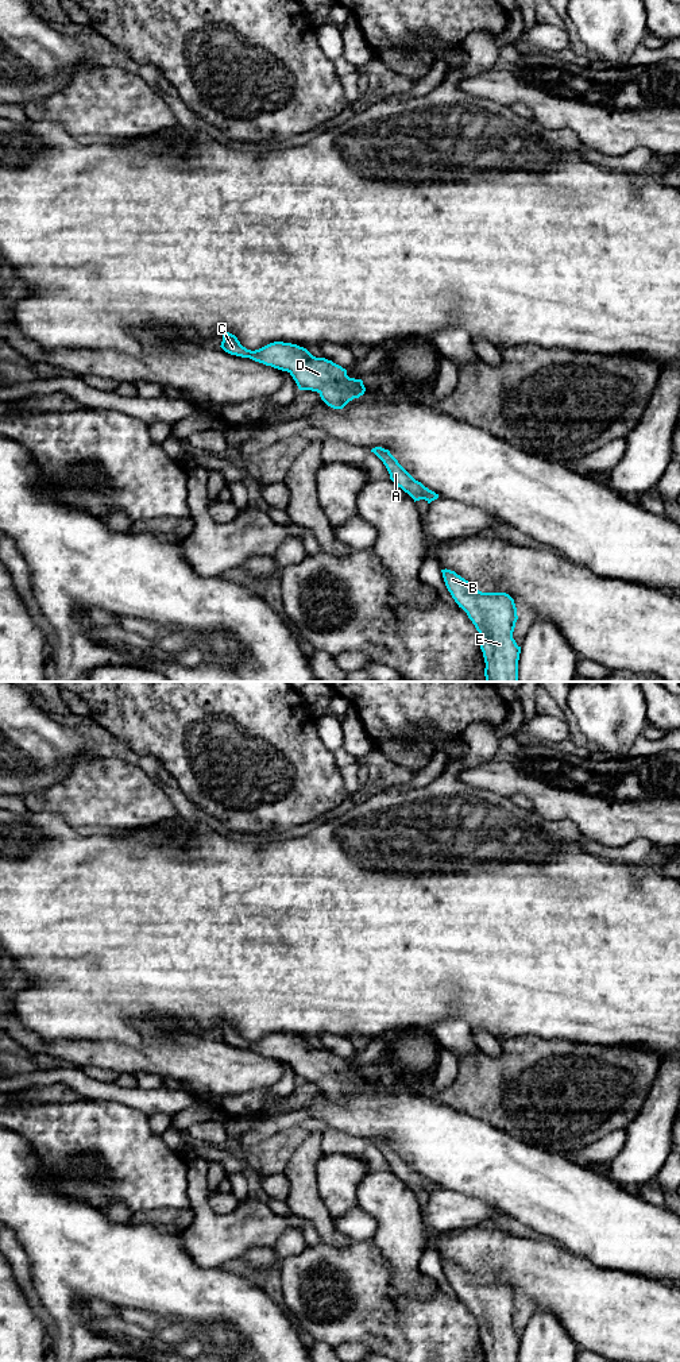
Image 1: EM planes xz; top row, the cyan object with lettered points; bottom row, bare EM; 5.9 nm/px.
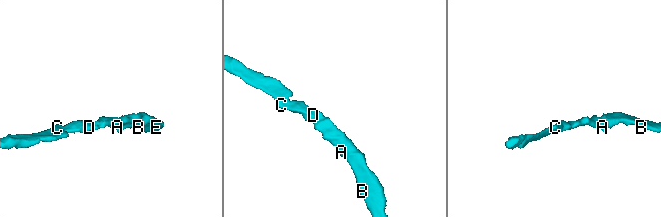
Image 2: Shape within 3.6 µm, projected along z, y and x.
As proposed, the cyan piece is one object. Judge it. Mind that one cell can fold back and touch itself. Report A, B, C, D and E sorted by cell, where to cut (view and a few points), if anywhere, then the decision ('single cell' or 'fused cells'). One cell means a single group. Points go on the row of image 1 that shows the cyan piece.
groups A B C D E; cut none; single cell

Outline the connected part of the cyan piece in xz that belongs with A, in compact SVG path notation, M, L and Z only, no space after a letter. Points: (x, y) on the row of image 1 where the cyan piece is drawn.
M375 447L371 450L386 466L390 479L407 493L414 502L425 499L428 503L438 498L438 494L425 487L421 482L416 481L390 454L389 450L382 447Z

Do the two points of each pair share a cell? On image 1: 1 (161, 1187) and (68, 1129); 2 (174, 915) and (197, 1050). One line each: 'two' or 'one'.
1: one
2: two

